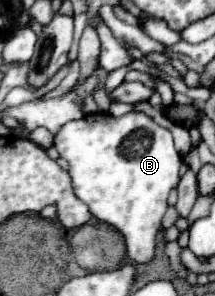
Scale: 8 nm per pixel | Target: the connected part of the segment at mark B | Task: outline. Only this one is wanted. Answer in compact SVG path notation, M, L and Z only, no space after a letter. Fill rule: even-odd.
M140 111L122 117L92 113L66 123L54 135L54 147L70 165L68 173L76 197L88 205L98 221L116 227L124 235L132 261L148 263L154 257L160 219L168 209L168 193L180 181L182 157L174 149L172 133Z

